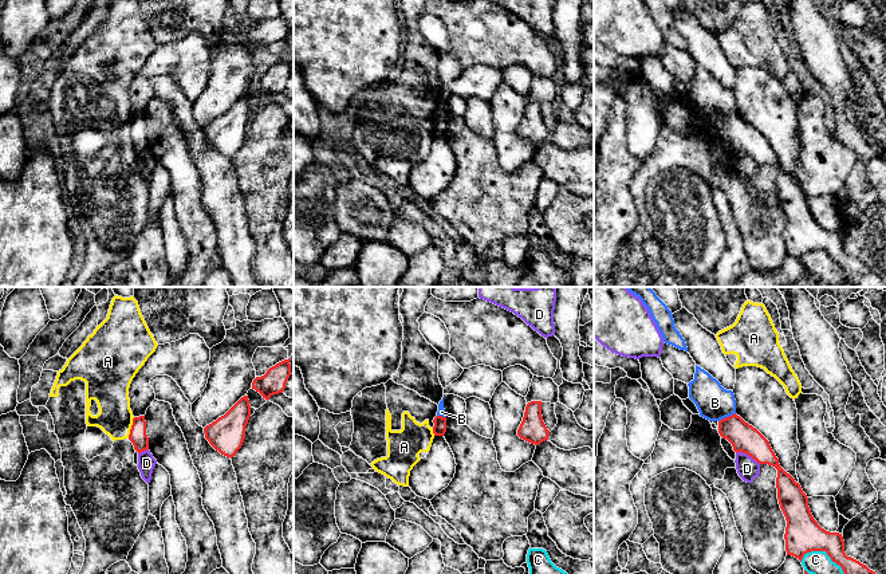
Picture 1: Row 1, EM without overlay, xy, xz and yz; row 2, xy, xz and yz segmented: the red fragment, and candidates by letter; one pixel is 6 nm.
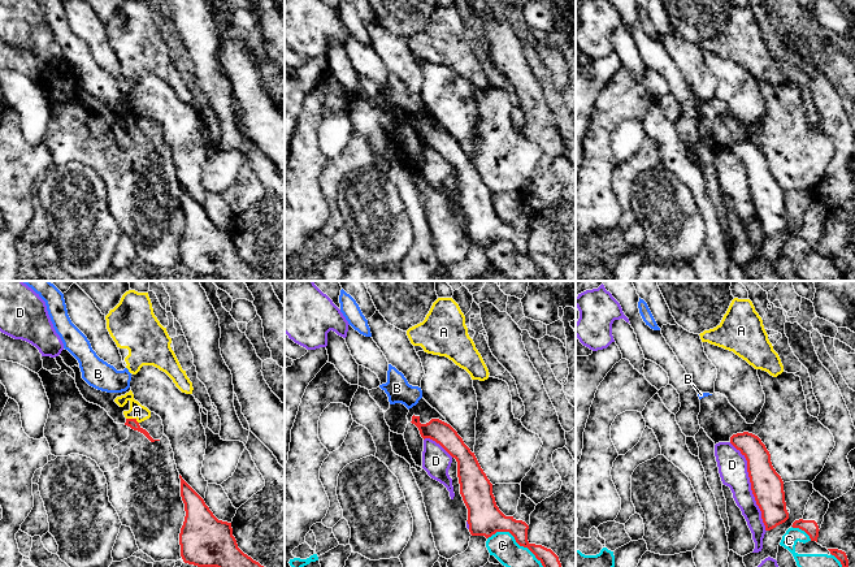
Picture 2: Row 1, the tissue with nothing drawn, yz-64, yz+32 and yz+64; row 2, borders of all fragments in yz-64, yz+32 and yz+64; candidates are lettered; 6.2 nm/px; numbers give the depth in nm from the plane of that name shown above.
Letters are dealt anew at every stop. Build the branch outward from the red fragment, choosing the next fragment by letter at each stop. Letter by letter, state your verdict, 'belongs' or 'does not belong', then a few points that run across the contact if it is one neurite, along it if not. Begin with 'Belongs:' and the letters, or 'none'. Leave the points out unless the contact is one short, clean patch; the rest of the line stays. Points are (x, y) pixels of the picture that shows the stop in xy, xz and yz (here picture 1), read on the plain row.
Belongs: none
A: does not belong
B: does not belong
C: does not belong | yz (803, 254), (825, 251), (841, 267), (845, 282)
D: does not belong

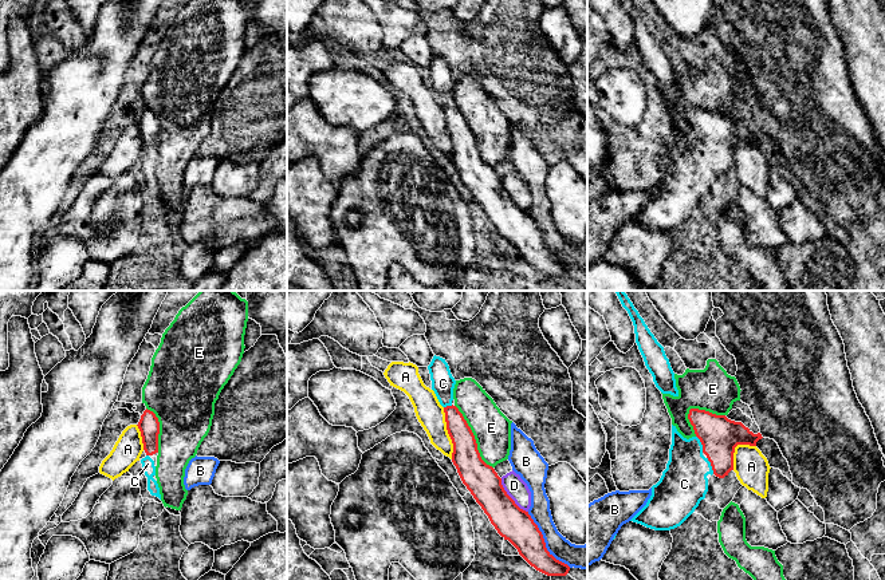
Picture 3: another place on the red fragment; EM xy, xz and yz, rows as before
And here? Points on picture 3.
Belongs: C
A: does not belong
B: does not belong | xz (527, 212), (541, 232), (545, 247), (570, 267)
C: belongs | yz (719, 135), (701, 143), (687, 158), (684, 181)
D: does not belong | xz (500, 178), (506, 193), (527, 212)
E: does not belong

